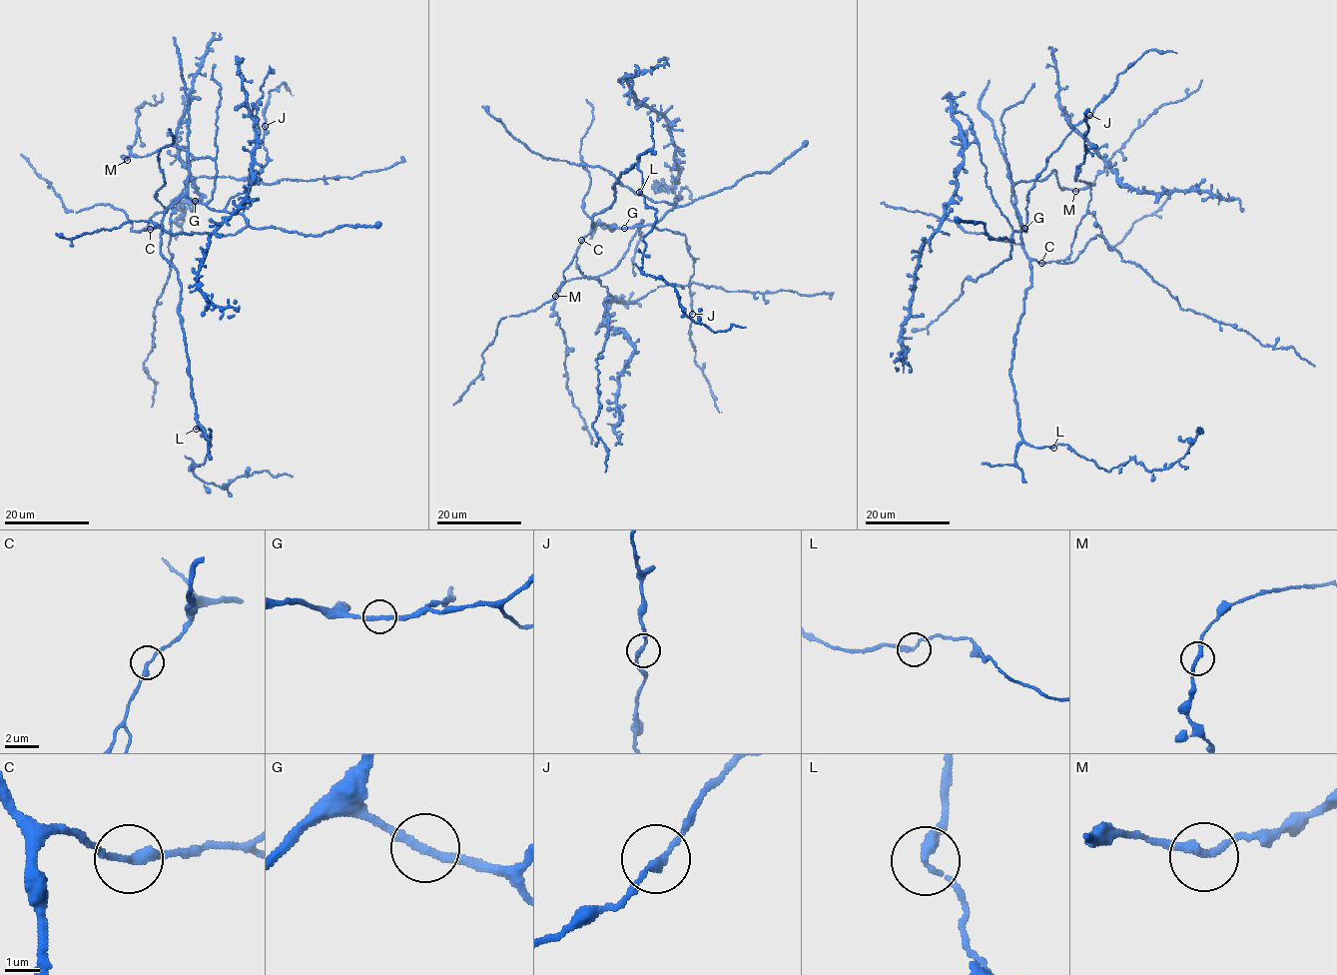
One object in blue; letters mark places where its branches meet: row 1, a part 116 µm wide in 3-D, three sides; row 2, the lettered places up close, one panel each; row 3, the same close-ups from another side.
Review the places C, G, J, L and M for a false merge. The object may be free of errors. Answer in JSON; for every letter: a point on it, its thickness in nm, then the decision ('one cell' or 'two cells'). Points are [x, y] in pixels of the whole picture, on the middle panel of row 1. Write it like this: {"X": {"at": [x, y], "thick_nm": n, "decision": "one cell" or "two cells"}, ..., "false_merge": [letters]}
{"C": {"at": [581, 240], "thick_nm": 240, "decision": "one cell"}, "G": {"at": [624, 228], "thick_nm": 240, "decision": "one cell"}, "J": {"at": [692, 314], "thick_nm": 200, "decision": "one cell"}, "L": {"at": [639, 192], "thick_nm": 240, "decision": "one cell"}, "M": {"at": [555, 296], "thick_nm": 240, "decision": "one cell"}, "false_merge": []}

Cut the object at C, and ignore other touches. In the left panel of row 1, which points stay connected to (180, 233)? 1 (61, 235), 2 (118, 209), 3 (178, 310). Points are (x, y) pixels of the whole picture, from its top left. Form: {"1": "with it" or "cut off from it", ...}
{"1": "with it", "2": "cut off from it", "3": "with it"}

